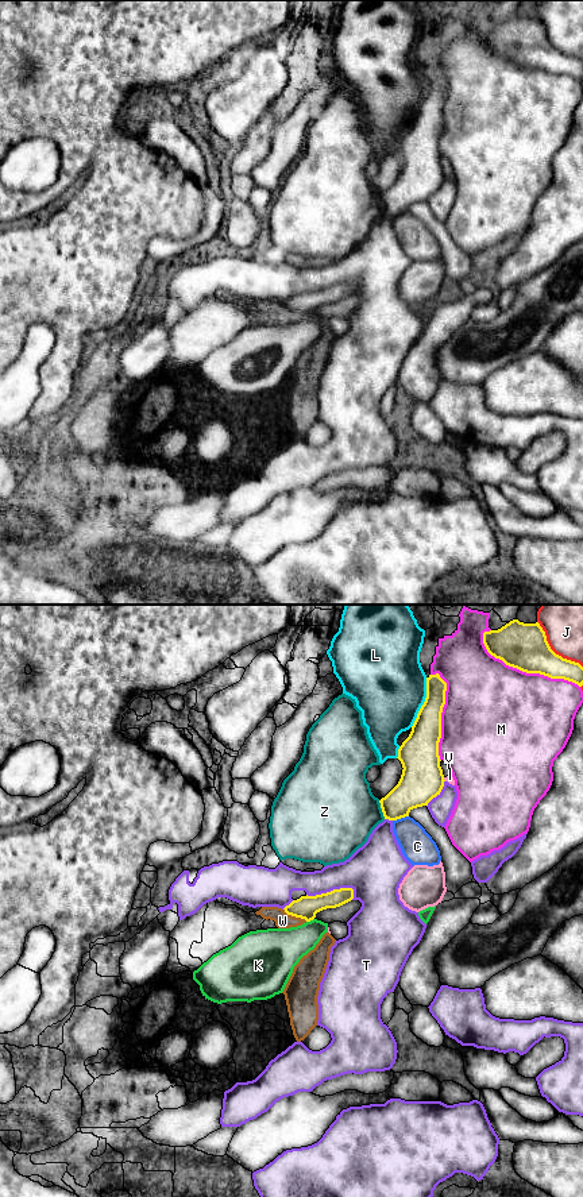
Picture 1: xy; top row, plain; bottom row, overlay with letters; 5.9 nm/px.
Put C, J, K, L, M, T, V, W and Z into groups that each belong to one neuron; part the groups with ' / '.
C / J / K / L / M / T / V / W / Z

